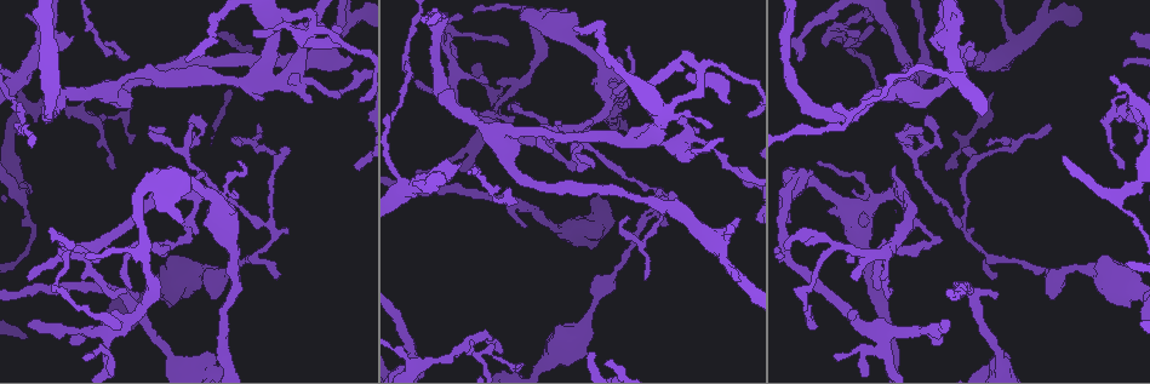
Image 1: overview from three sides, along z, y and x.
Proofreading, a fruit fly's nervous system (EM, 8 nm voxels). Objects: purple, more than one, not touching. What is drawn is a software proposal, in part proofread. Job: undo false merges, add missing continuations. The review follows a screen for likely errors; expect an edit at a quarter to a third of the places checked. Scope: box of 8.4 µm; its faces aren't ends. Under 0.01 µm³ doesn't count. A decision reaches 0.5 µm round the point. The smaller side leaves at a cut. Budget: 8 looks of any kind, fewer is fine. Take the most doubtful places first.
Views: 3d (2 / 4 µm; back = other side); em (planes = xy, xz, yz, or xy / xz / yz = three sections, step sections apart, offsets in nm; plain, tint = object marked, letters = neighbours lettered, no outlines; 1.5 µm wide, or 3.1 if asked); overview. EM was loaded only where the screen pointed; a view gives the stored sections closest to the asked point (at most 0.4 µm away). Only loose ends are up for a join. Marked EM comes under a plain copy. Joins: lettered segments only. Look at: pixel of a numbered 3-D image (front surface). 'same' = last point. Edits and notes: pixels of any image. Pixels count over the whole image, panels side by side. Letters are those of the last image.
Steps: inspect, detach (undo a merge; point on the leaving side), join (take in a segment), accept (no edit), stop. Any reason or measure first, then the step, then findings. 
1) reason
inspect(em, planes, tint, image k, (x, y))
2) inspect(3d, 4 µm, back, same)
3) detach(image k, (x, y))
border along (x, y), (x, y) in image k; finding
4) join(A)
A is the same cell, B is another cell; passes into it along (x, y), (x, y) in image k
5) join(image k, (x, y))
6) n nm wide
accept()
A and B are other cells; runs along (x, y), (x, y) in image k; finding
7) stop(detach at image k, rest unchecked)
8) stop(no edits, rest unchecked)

branch point
inspect(em, xz, step 4, tint, image 1, (20, 74))

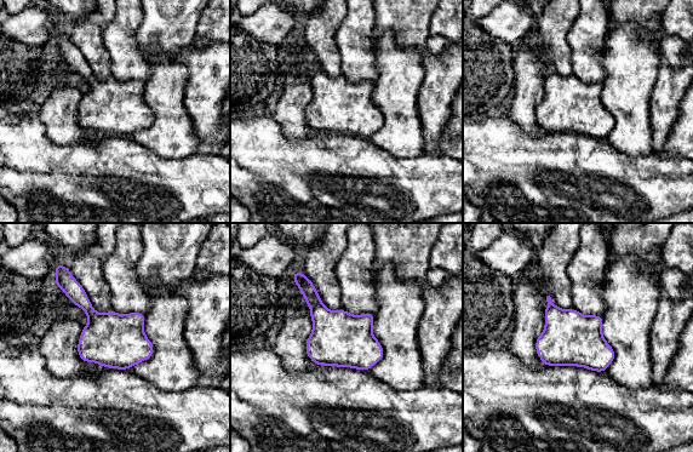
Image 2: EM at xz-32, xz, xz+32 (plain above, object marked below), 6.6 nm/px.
another direction
inspect(em, planes, letters, same)

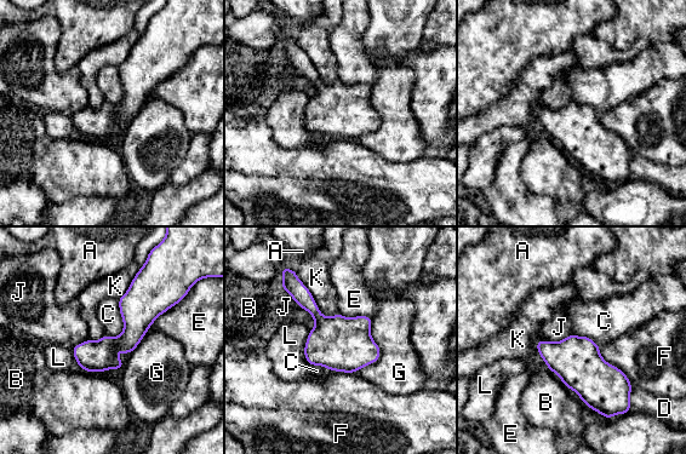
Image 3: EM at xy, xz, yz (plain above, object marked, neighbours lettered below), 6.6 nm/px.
140 nm wide
accept()
A, B, C, D, E, F, G, J, K and L are other cells; border along (116, 299), (123, 331), (112, 338) in image 3; one neuron here

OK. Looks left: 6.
branch stops here
inspect(3d, 2 µm, back, image 1, (254, 35))

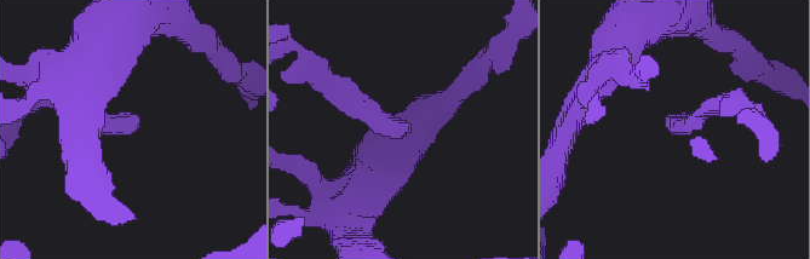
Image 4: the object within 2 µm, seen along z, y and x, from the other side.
inspect(em, xz, step 8, letters, image 4, (668, 126))

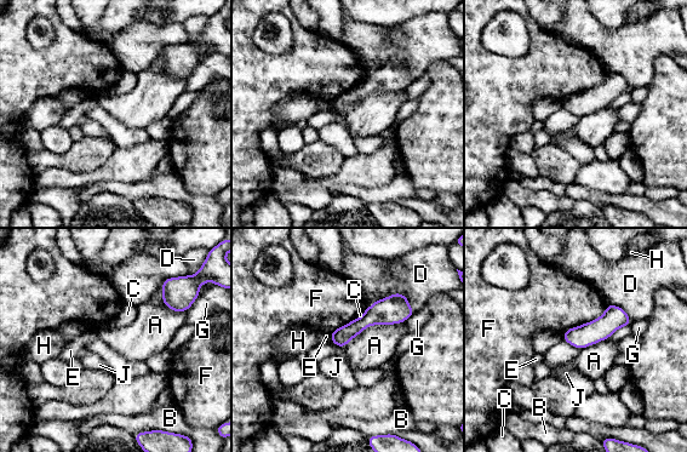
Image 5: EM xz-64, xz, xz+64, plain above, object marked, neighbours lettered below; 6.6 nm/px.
120 nm wide
accept()
A, B, C, D, E, F, G, H and J are other cells; runs along (402, 298), (333, 338) in image 5; no lettered segment goes on from it

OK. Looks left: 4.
inspect(em, xz, step 4, letters, image 1, (62, 249))

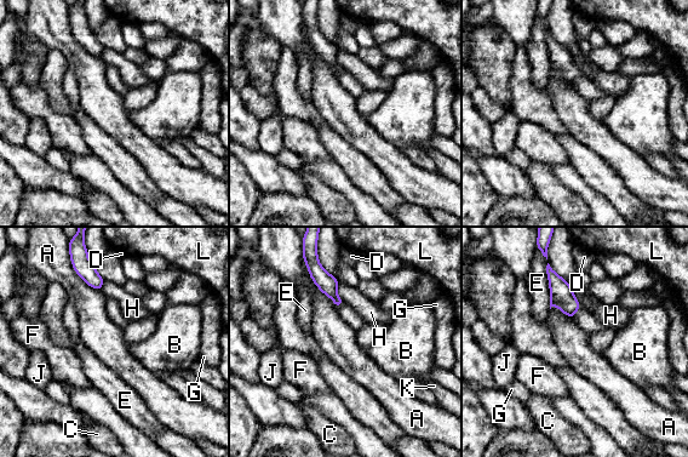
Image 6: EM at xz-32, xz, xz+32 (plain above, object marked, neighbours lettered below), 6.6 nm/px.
inspect(em, planes, letters, same)

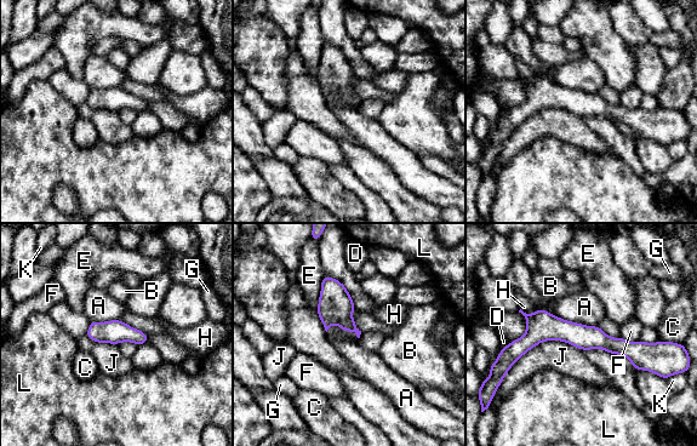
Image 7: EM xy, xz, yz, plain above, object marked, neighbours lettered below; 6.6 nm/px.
60 nm wide
accept()
A, B, C, D, E, F, G, H, J, K and L are other cells; border along (582, 349), (542, 341), (507, 372) in image 7; all the same neuron

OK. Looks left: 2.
an open end
inspect(em, planes, tint, image 1, (819, 162))

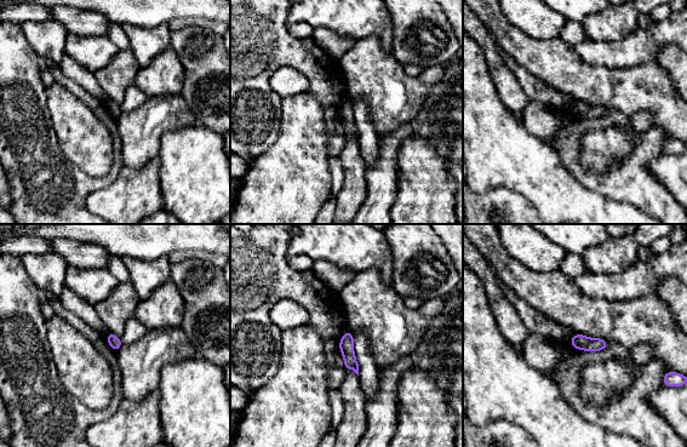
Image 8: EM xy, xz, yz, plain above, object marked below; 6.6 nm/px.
inspect(em, planes, letters, same)

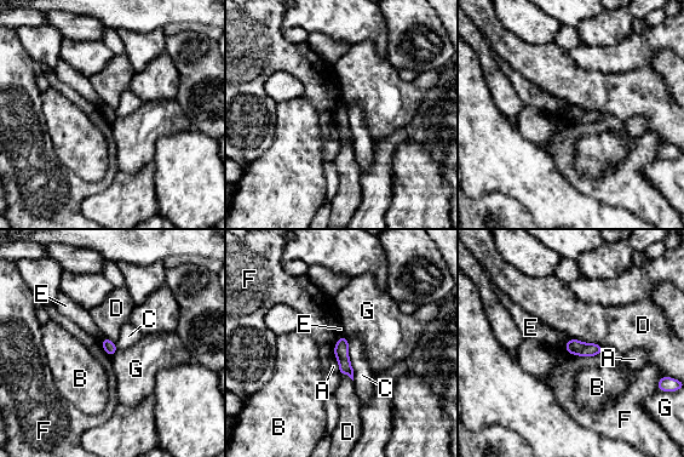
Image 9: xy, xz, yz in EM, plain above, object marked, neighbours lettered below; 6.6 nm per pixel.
C touches over 280 nm
accept()
A, B, C, D, E, F and G are other cells; border along (570, 337), (603, 346) in image 9; no lettered segment goes on from it

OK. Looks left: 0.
stop(no edits, rest unchecked)

